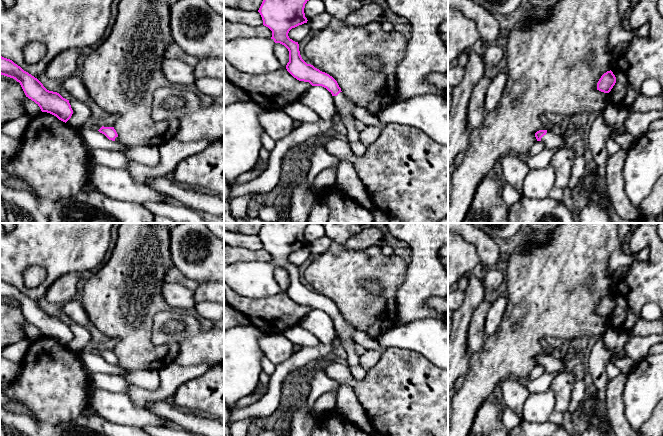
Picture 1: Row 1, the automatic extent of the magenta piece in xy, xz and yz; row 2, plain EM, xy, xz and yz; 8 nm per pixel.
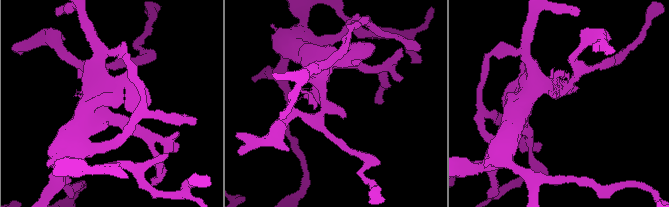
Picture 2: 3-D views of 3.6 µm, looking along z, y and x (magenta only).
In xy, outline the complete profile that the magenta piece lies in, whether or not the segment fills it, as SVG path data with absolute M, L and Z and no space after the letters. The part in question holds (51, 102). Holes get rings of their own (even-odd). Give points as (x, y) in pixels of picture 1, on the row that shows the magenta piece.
M0 56L0 74L19 82L26 97L34 101L42 112L50 113L65 123L71 118L73 110L69 100L57 92L47 90L37 78L12 60Z

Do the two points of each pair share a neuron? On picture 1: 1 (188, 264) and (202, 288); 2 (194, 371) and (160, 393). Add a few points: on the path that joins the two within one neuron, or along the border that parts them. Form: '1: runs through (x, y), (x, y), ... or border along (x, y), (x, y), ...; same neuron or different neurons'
1: border along (213, 281), (199, 283); different neurons
2: runs through (186, 373), (179, 374), (168, 385); same neuron

